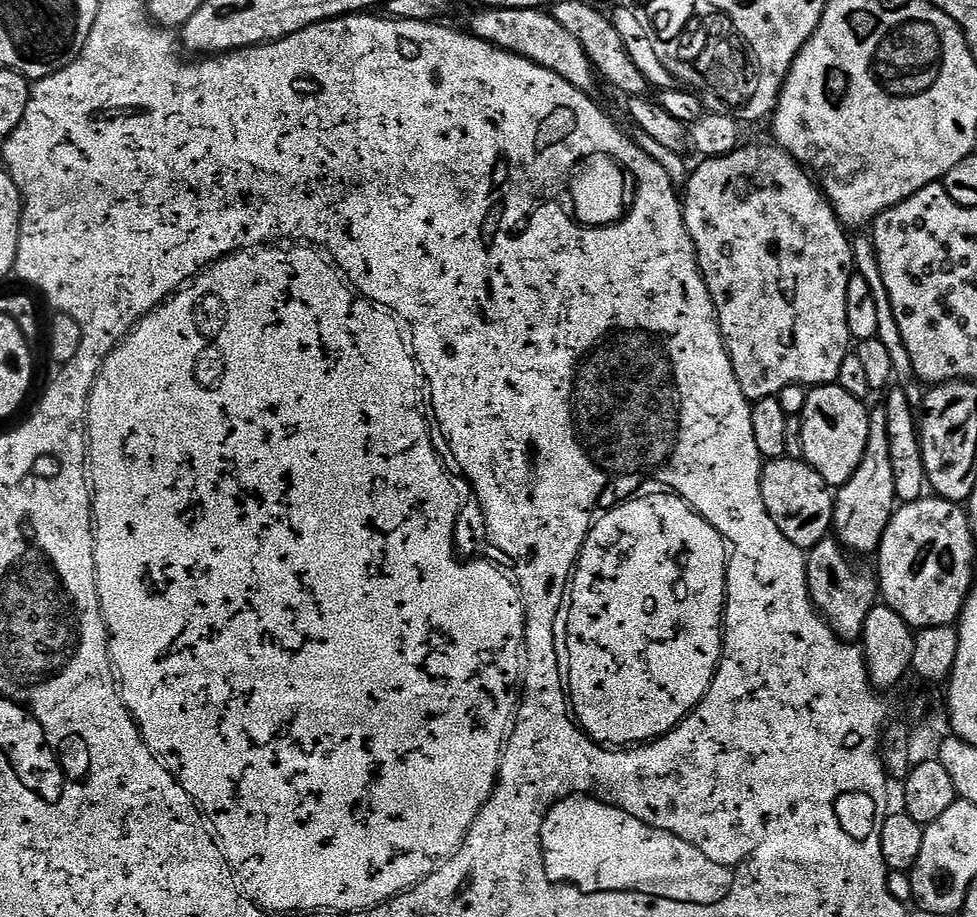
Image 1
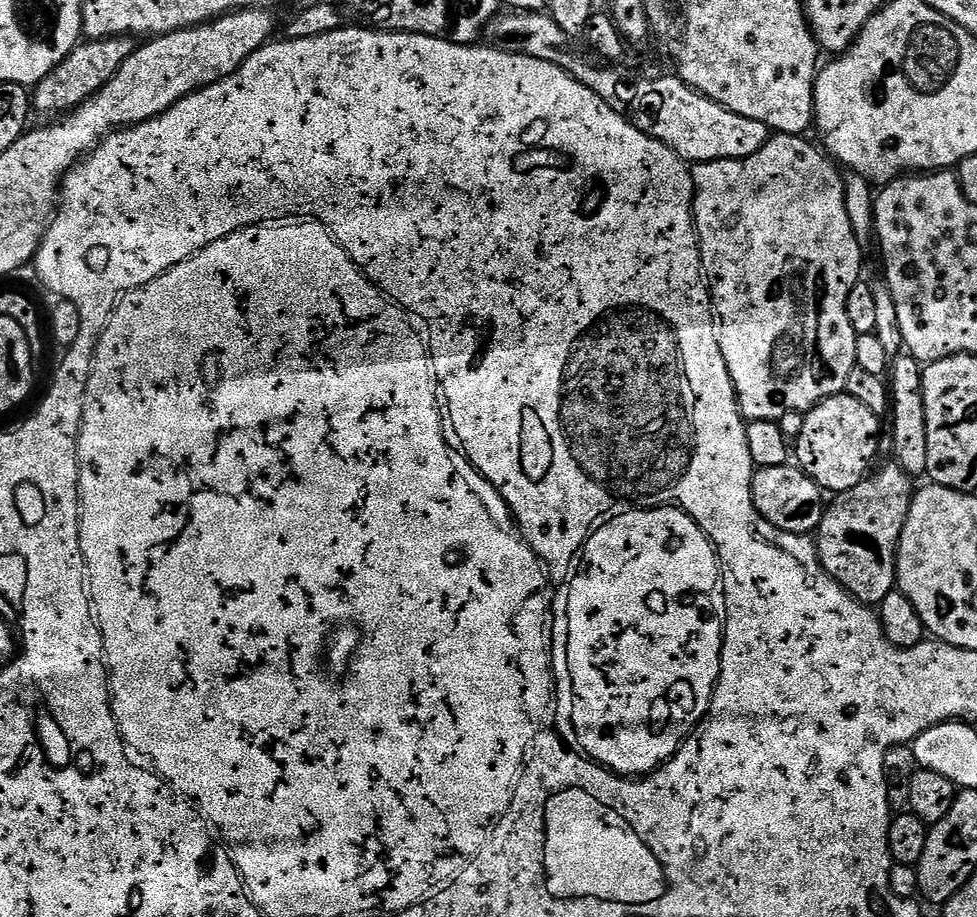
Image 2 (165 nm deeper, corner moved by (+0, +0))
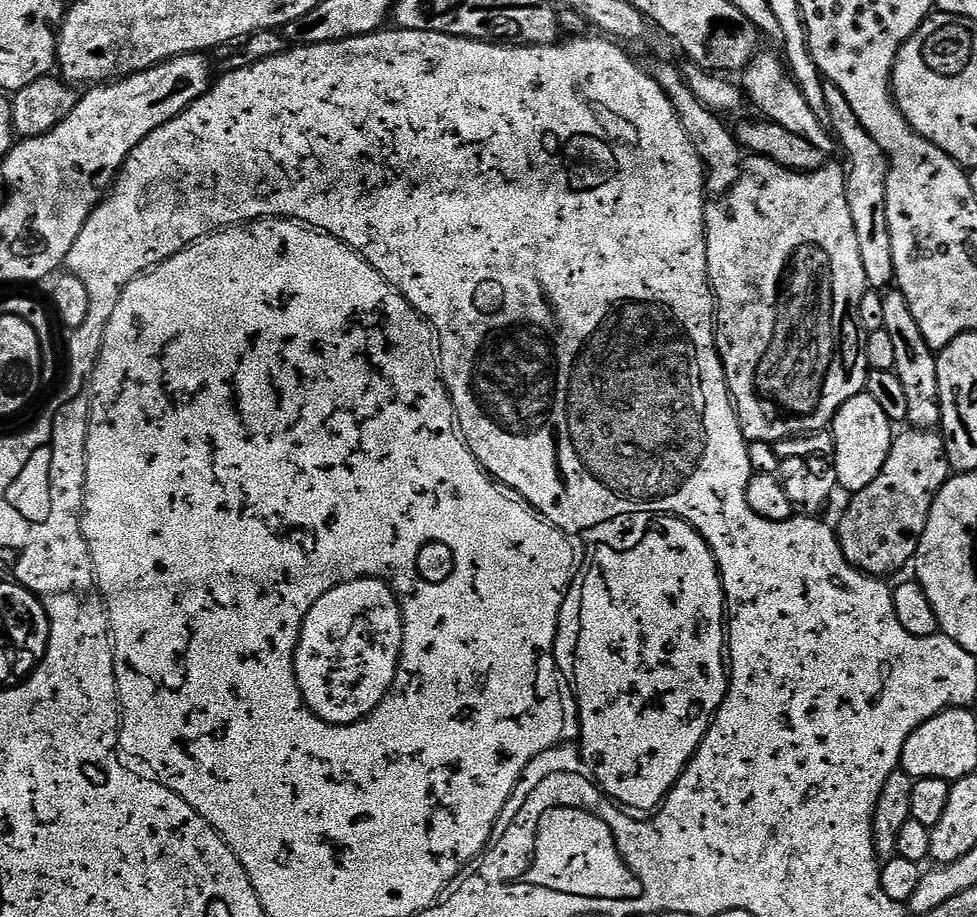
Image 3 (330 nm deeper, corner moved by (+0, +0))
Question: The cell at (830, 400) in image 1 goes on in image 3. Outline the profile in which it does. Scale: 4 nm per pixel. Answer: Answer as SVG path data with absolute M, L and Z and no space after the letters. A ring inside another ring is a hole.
M867 390L858 393L850 402L842 402L838 414L832 419L830 433L832 432L832 448L836 451L836 483L842 489L845 488L848 494L860 492L882 470L886 458L892 449L894 439L894 421L886 418L882 406L874 398L870 398Z

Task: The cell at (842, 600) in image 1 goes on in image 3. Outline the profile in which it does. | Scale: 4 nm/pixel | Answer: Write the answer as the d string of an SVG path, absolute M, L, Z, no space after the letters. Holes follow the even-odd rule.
M909 427L895 437L892 449L874 482L855 493L838 524L842 554L860 572L877 578L891 577L891 572L913 563L930 506L938 490L950 479L944 437L939 431Z

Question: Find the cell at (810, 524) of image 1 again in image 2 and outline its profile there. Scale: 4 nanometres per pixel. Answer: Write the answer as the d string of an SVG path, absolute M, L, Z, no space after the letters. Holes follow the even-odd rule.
M788 462L769 468L757 467L752 474L752 497L758 514L762 514L766 522L790 534L806 536L815 533L824 517L826 507L824 489L819 488L800 467Z

